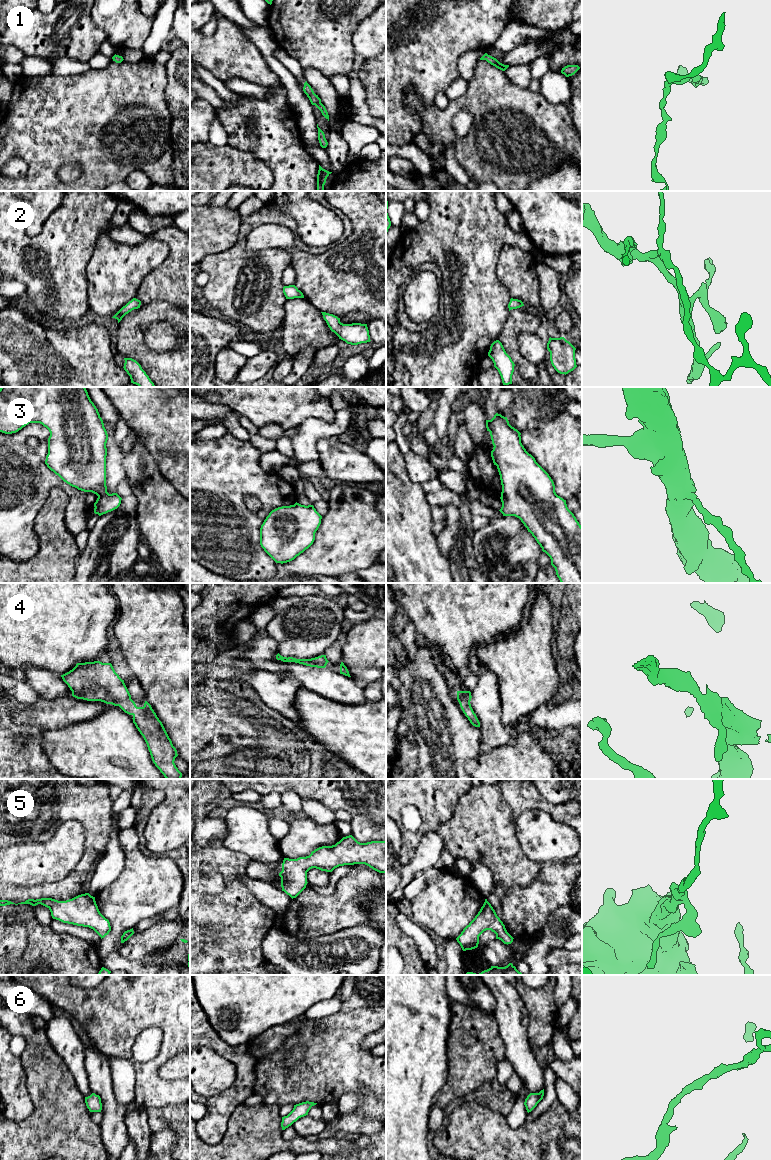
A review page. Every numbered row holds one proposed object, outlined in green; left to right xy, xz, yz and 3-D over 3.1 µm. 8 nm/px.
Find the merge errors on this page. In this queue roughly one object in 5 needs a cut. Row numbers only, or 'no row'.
no row

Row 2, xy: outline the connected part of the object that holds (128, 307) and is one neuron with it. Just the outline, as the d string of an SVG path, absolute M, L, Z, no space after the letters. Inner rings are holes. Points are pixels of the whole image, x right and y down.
M133 298L125 306L123 306L112 318L117 319L119 323L126 314L128 314L134 309L140 308L140 305L141 301L136 298Z

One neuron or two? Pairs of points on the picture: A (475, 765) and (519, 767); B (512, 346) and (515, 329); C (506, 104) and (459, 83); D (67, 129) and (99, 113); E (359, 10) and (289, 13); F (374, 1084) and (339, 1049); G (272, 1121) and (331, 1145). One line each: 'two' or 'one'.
A: one
B: one
C: two
D: one
E: one
F: one
G: one

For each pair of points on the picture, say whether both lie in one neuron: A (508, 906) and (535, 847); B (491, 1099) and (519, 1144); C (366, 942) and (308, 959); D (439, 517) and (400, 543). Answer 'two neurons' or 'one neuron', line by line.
A: two neurons
B: two neurons
C: one neuron
D: two neurons

